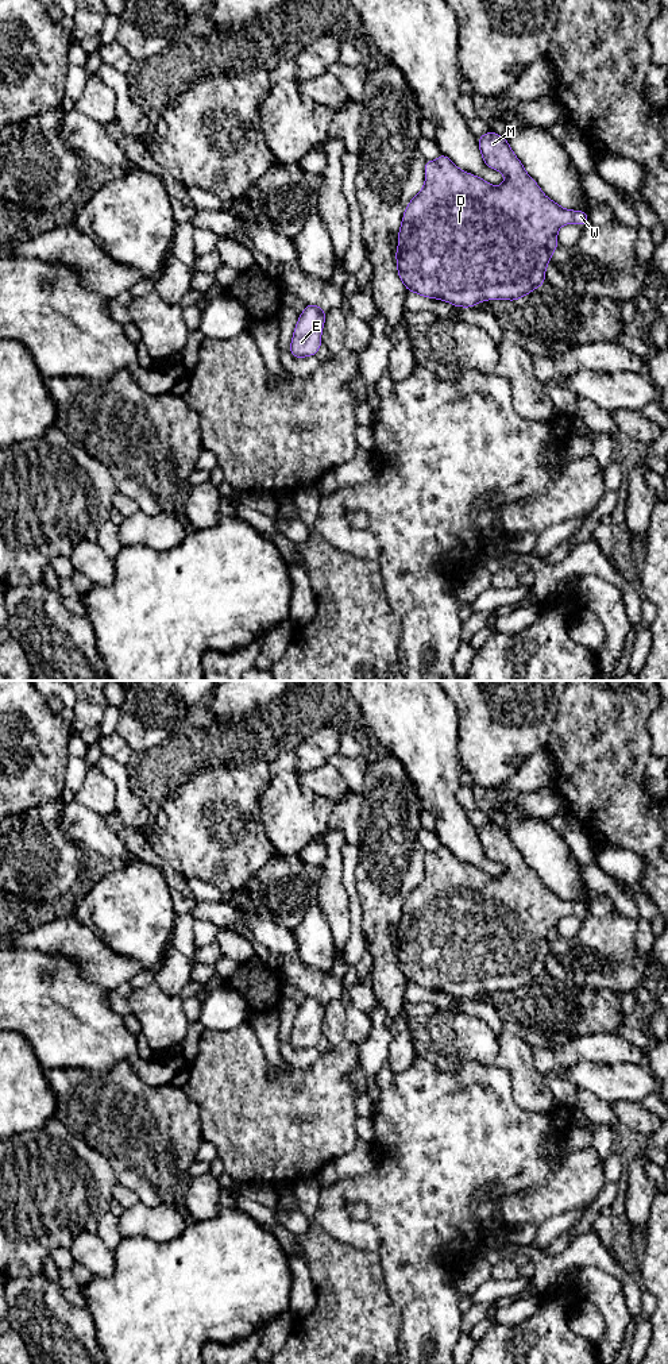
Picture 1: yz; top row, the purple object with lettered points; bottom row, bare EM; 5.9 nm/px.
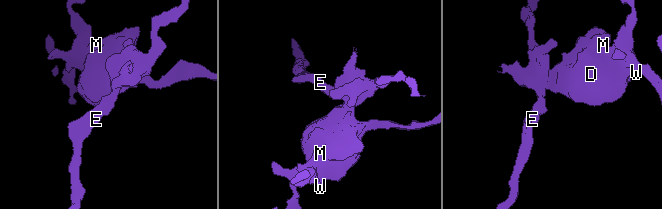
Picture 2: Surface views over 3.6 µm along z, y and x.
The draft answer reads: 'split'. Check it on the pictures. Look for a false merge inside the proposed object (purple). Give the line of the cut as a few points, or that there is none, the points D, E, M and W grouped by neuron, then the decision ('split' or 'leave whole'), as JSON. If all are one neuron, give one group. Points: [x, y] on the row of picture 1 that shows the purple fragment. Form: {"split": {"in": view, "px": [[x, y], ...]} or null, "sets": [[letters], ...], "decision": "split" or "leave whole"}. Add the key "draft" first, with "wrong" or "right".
{"draft": "wrong", "split": null, "sets": [["D", "E", "M", "W"]], "decision": "leave whole"}

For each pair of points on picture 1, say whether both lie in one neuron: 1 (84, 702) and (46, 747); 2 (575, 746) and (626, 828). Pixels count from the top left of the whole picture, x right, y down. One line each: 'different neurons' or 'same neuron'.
1: different neurons
2: same neuron

